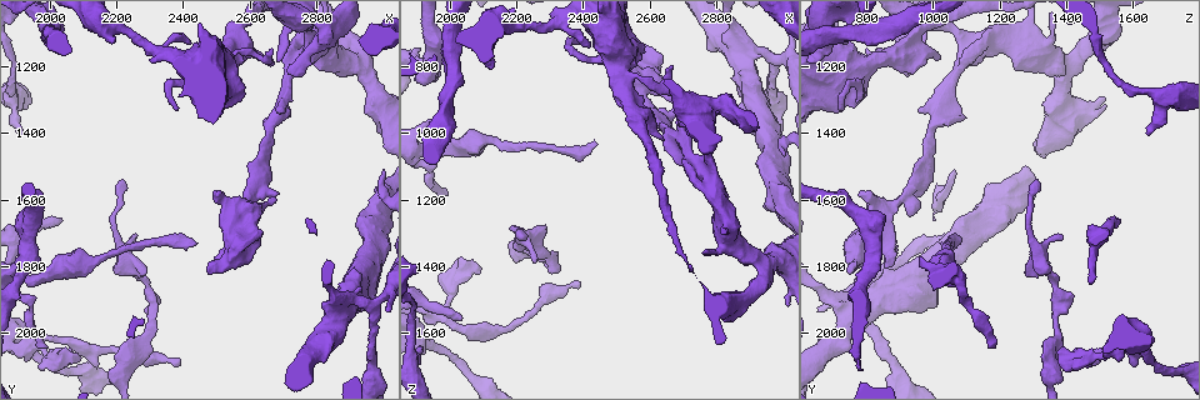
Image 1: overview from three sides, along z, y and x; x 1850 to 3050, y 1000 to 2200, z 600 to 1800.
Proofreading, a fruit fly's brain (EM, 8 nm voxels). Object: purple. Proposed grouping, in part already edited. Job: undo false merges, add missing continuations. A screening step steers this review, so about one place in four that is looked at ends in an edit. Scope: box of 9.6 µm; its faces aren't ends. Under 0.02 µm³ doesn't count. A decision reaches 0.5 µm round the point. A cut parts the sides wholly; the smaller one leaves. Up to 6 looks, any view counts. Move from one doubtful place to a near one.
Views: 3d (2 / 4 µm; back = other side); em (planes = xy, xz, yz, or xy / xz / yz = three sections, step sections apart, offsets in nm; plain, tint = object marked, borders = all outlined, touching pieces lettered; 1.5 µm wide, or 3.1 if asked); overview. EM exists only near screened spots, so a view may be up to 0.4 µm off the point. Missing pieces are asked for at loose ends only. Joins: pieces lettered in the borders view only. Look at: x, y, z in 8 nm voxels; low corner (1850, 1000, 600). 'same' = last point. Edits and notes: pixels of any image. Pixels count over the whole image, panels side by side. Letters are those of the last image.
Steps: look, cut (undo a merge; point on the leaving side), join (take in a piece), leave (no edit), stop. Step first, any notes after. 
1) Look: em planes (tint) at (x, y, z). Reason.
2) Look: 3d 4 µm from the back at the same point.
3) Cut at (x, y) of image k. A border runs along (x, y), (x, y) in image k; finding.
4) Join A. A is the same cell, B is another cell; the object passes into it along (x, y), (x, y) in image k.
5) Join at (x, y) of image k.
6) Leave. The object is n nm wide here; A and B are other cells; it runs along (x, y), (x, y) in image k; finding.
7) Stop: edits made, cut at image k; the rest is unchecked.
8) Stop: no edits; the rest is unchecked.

Look: em planes (borders) at (2090, 2070, 1420). Free end.

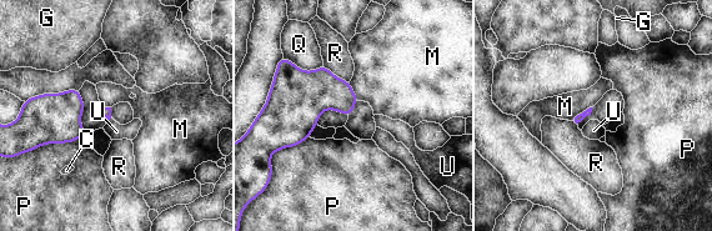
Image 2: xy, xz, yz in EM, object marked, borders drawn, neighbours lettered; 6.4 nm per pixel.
Leave. C, G, M, P, Q, R and U are other cells; a border runs along (592, 106), (577, 113), (570, 120) in image 2; no lettered piece goes on from it.

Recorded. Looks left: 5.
Look: em yz step 8 (borders) at (2380, 2100, 1450). Thin end.

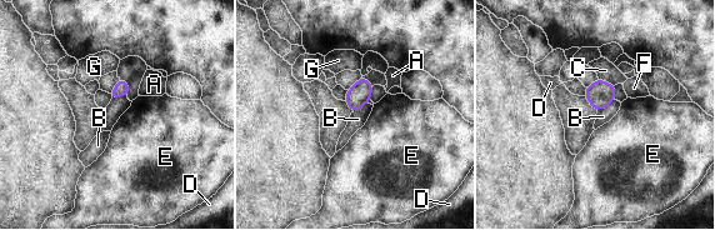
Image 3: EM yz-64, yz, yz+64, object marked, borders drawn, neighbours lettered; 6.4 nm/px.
Look: em planes (borders) at the same point. Cut it another way.

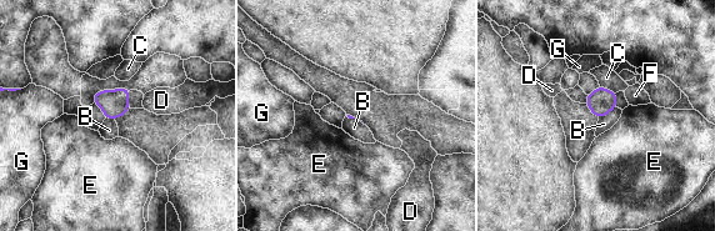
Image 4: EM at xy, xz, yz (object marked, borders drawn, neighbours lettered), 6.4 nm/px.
Leave. The longest contact is with B, 140 nm; B, C, D, E, F and G are other cells; no lettered piece goes on from it.

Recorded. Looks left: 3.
Look: 3d 4 µm at (2510, 1590, 780).

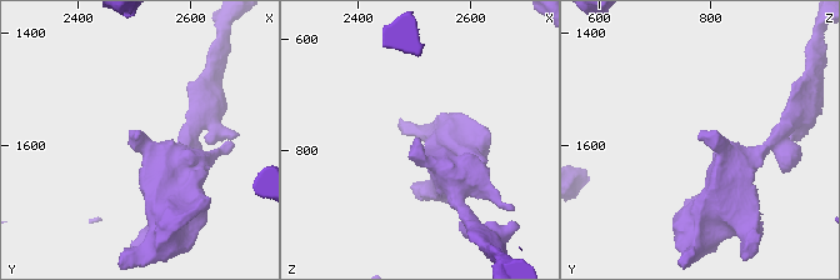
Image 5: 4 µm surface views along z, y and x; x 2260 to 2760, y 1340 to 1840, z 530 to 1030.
Look: em planes (borders) at (2505, 1585, 780).

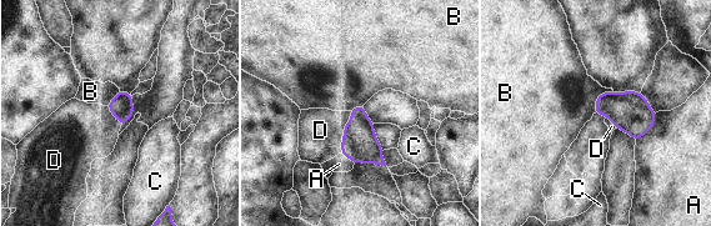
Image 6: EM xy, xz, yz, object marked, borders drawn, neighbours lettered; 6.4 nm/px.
Leave. A, B, C and D are other cells; a border runs along (612, 90), (600, 94), (594, 112) in image 6; no lettered piece goes on from it.

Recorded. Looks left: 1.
Stop: no edits; the rest is unchecked.

